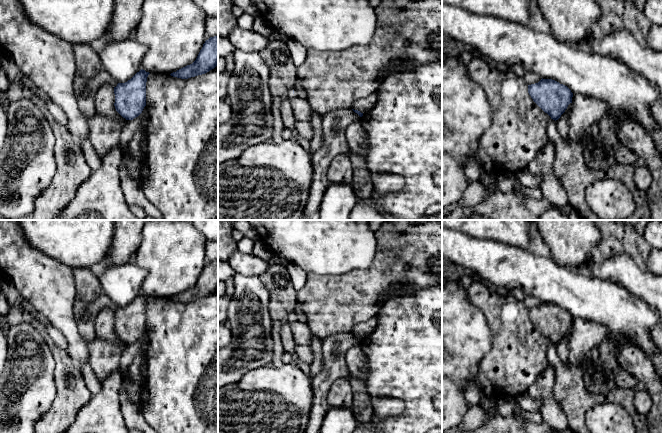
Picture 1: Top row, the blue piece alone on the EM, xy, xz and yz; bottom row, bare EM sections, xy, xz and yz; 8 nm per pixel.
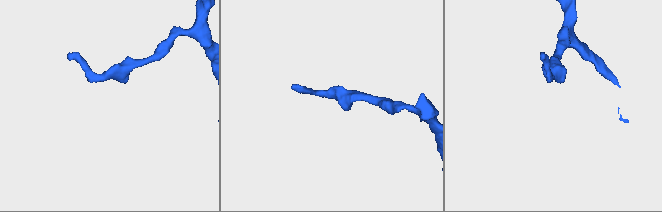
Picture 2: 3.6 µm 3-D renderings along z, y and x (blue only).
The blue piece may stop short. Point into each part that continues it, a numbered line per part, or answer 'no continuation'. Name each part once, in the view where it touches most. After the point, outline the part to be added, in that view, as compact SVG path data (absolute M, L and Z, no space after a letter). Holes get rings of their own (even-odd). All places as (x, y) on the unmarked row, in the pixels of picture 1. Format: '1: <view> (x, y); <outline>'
no continuation

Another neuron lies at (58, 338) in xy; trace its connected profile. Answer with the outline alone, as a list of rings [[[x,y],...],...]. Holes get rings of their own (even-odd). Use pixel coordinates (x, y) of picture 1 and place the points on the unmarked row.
[[[51,323],[45,324],[44,327],[53,342],[61,349],[66,350],[68,347],[68,342],[64,335]]]

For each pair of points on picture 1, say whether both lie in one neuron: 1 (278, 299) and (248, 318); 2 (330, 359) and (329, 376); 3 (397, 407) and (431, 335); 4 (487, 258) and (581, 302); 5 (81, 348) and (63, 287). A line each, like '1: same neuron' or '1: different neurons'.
1: different neurons
2: same neuron
3: different neurons
4: same neuron
5: same neuron

